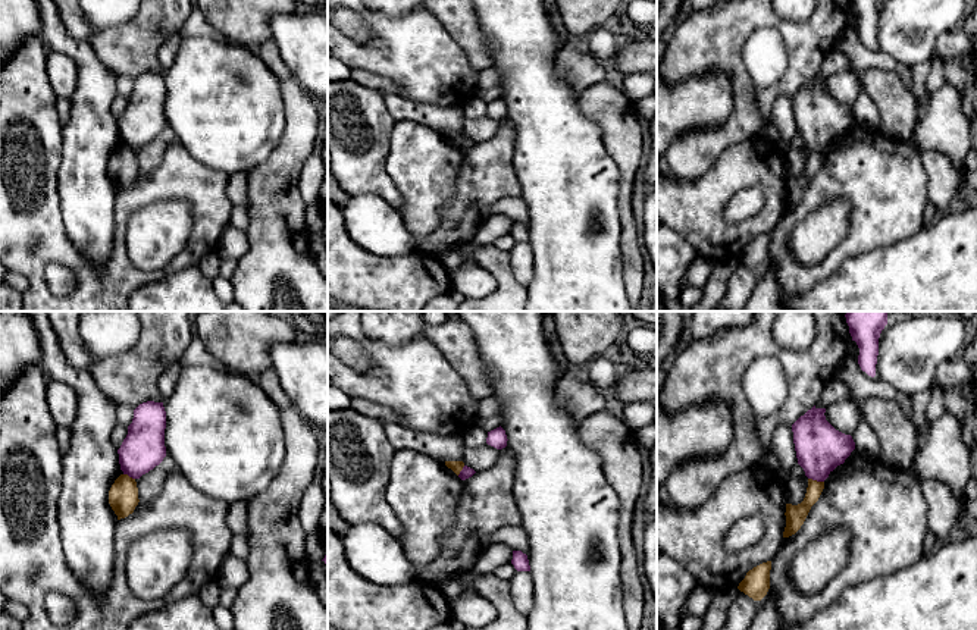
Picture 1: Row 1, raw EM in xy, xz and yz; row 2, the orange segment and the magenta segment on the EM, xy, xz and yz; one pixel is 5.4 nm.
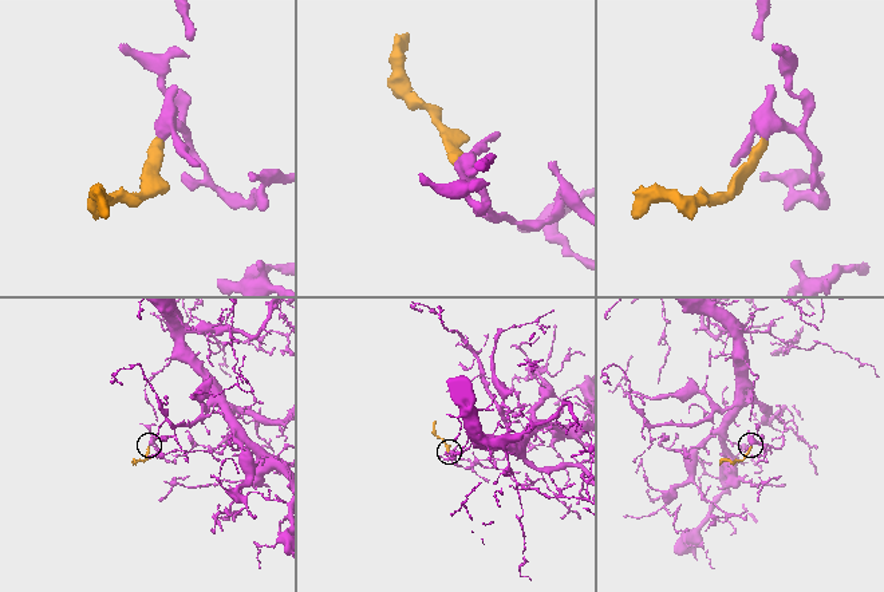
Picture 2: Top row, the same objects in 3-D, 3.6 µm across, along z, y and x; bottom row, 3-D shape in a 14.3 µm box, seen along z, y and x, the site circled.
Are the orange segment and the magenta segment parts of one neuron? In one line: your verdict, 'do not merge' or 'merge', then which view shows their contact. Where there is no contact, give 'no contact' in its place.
do not merge | yz

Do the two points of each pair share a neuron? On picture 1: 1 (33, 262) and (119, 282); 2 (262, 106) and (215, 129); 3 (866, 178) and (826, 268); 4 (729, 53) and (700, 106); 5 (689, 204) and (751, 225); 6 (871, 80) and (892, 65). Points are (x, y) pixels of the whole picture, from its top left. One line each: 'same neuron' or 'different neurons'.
1: same neuron
2: same neuron
3: same neuron
4: different neurons
5: same neuron
6: different neurons

